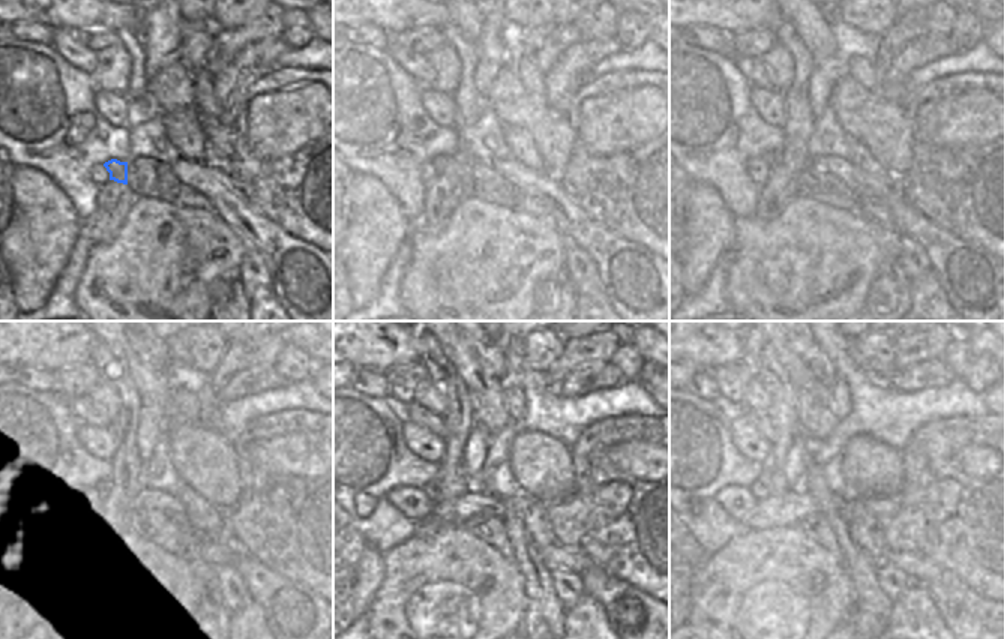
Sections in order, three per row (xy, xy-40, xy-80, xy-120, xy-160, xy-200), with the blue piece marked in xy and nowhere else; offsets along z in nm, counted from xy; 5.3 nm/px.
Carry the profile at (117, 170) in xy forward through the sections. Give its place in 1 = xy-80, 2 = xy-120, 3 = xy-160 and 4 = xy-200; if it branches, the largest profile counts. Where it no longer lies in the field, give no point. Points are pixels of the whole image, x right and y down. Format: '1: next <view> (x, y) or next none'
1: next xy-80 (772, 159)
2: next xy-120 (98, 491)
3: next xy-160 (434, 488)
4: next xy-200 (770, 482)

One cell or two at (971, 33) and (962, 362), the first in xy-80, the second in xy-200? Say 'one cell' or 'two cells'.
one cell

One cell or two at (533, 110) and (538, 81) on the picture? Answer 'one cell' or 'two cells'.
two cells

